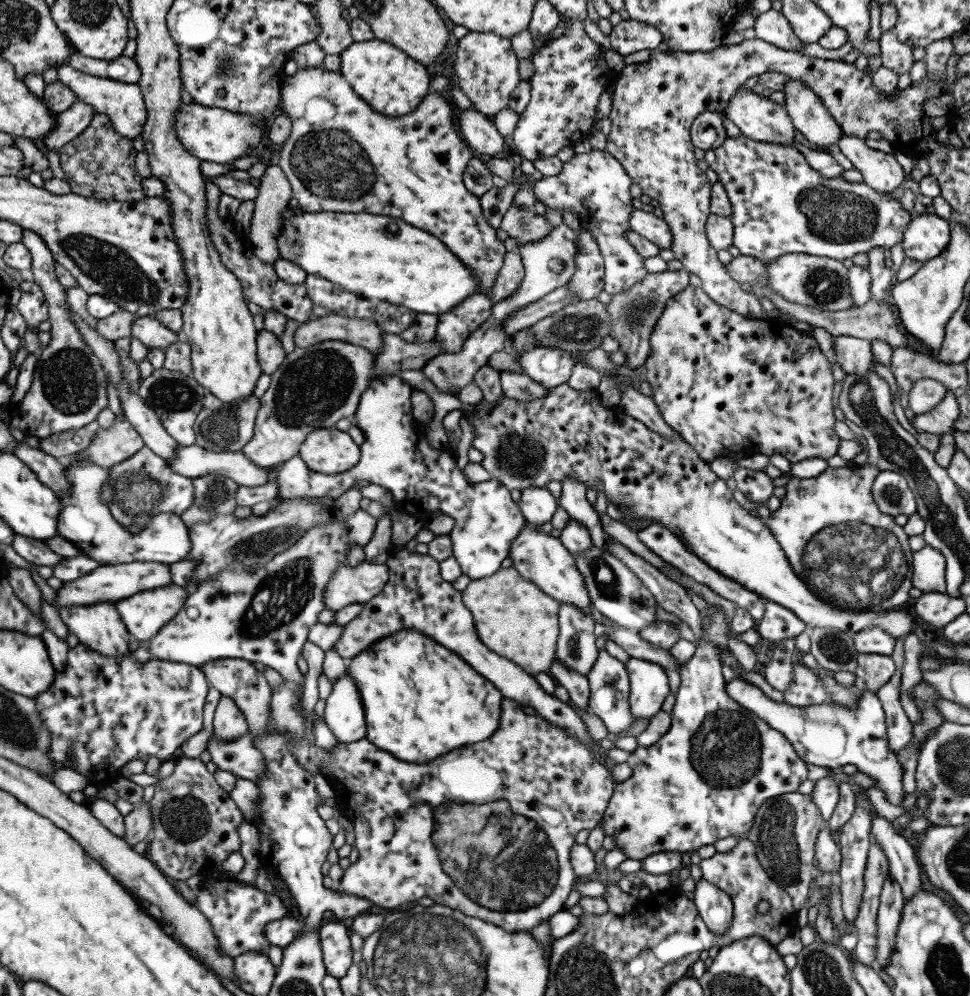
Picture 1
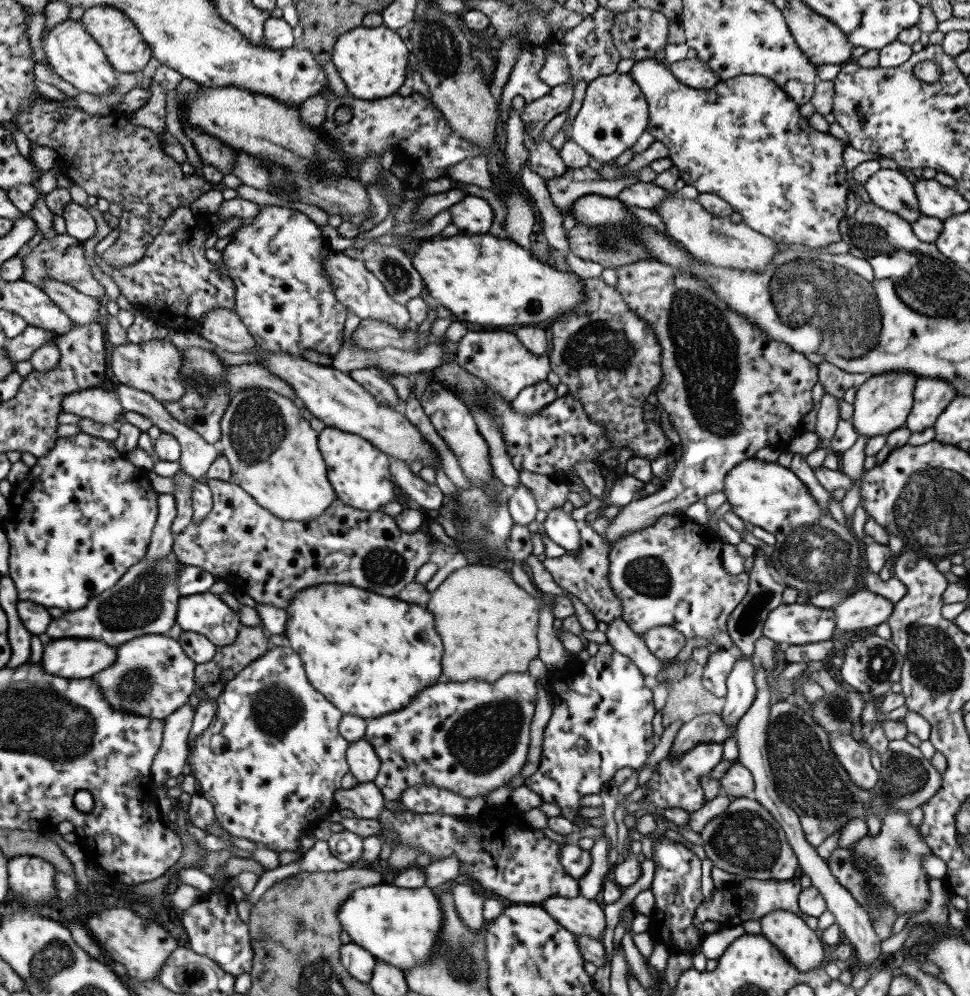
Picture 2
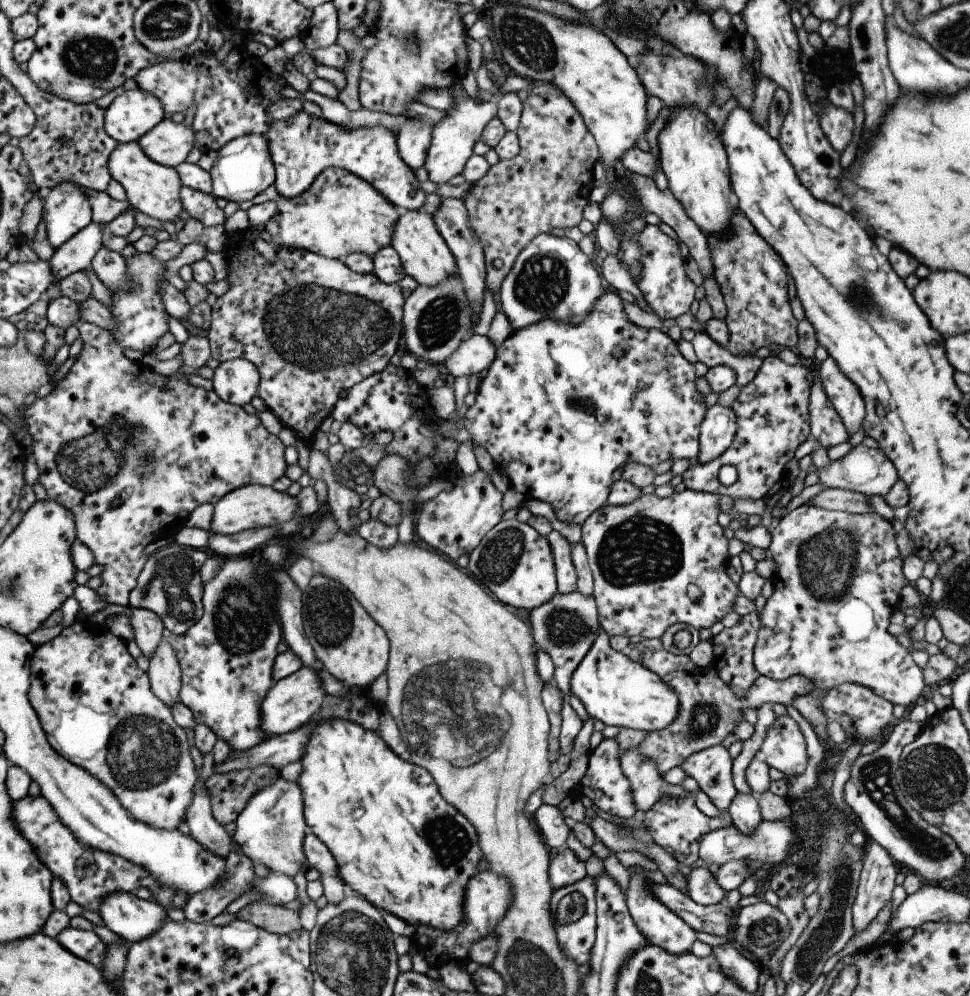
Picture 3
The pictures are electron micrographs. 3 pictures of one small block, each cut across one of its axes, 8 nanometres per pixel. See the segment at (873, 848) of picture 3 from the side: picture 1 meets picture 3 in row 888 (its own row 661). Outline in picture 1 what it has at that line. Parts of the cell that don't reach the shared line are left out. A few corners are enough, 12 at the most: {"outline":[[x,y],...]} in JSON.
{"outline":[[861,654],[853,669],[859,690],[876,690],[895,670],[890,656]]}

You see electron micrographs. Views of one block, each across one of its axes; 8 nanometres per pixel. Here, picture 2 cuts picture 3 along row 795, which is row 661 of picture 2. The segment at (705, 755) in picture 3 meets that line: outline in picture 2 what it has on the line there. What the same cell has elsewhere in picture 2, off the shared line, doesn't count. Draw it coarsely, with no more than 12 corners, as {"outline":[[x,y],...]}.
{"outline":[[717,649],[703,664],[701,684],[721,698],[726,676],[737,658],[733,650]]}

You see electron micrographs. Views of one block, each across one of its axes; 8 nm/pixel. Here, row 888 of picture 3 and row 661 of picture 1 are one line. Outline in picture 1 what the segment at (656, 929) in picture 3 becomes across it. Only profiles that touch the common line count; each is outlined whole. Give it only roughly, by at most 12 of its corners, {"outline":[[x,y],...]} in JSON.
{"outline":[[629,657],[628,705],[651,718],[669,691],[658,664]]}

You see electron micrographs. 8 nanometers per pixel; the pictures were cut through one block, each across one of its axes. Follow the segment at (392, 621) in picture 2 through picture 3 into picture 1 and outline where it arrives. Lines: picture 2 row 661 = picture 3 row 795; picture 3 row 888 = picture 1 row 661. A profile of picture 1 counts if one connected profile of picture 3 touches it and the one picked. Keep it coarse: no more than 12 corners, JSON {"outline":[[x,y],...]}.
{"outline":[[404,628],[347,661],[375,748],[487,740],[503,696]]}

